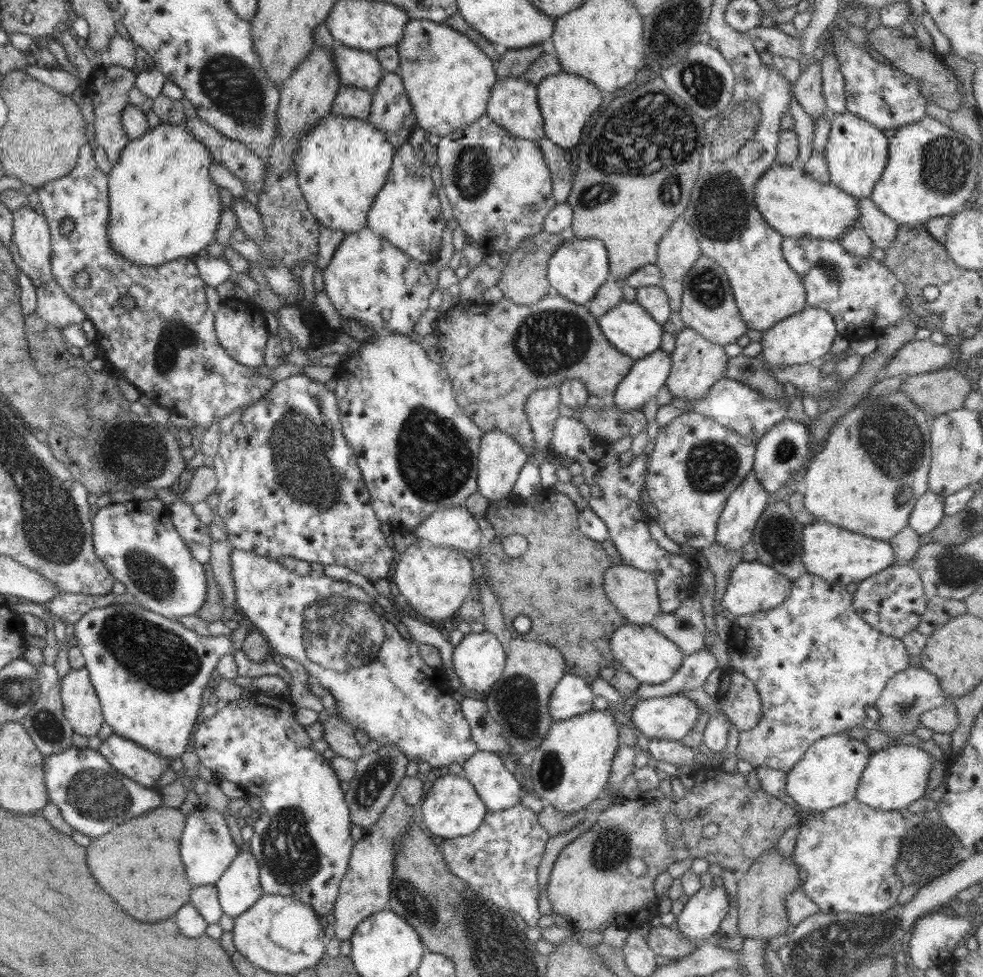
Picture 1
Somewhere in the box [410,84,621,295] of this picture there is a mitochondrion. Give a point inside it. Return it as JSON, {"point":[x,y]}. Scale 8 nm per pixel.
{"point":[472,174]}

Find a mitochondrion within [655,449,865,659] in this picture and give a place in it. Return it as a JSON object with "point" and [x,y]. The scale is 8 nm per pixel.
{"point":[776,537]}

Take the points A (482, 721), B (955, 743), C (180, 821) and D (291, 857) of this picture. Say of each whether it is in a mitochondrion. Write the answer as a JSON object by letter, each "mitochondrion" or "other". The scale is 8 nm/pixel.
{"A":"mitochondrion","B":"other","C":"other","D":"mitochondrion"}

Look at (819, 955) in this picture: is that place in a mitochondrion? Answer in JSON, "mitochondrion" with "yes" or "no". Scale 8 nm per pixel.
{"mitochondrion":"yes"}

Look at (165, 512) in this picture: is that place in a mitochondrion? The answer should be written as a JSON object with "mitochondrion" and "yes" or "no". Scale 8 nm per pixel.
{"mitochondrion":"no"}

